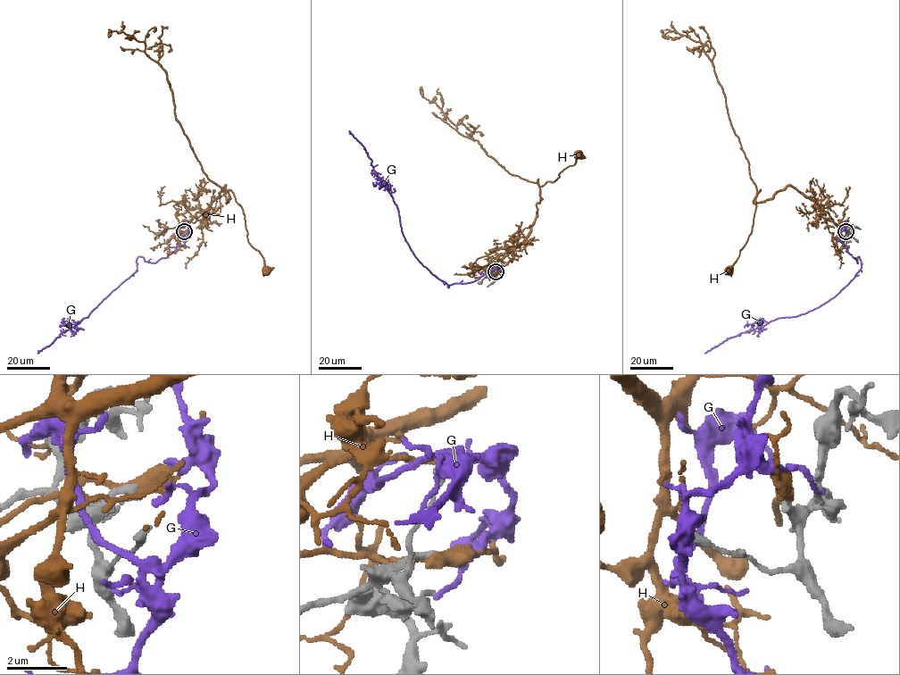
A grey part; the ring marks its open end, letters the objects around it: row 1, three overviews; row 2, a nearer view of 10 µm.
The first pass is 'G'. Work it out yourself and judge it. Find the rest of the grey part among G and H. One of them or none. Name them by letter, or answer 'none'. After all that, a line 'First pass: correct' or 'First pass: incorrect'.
none
First pass: incorrect

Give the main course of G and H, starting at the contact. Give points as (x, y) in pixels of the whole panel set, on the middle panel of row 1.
G: (495, 274), (499, 265), (472, 281), (448, 287), (422, 264), (402, 232), (392, 195), (366, 150), (349, 130)
H: (495, 271), (484, 270), (516, 248), (535, 222), (541, 198), (537, 179), (540, 187), (553, 182), (579, 153)

